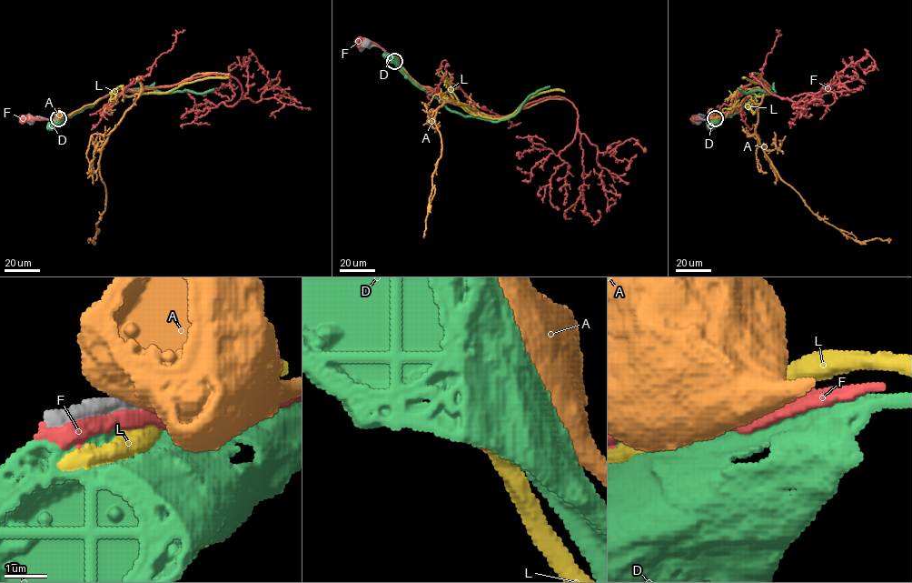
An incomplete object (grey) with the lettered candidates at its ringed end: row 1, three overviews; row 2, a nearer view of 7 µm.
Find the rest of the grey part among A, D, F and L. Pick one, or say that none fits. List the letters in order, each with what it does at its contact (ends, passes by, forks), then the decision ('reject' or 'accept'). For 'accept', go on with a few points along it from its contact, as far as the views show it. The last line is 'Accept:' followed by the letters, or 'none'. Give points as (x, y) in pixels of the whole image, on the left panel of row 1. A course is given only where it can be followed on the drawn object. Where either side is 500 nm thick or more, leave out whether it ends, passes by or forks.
A: reject
D: reject
F: it passes by; reject
L: it passes by; reject
Accept: none

